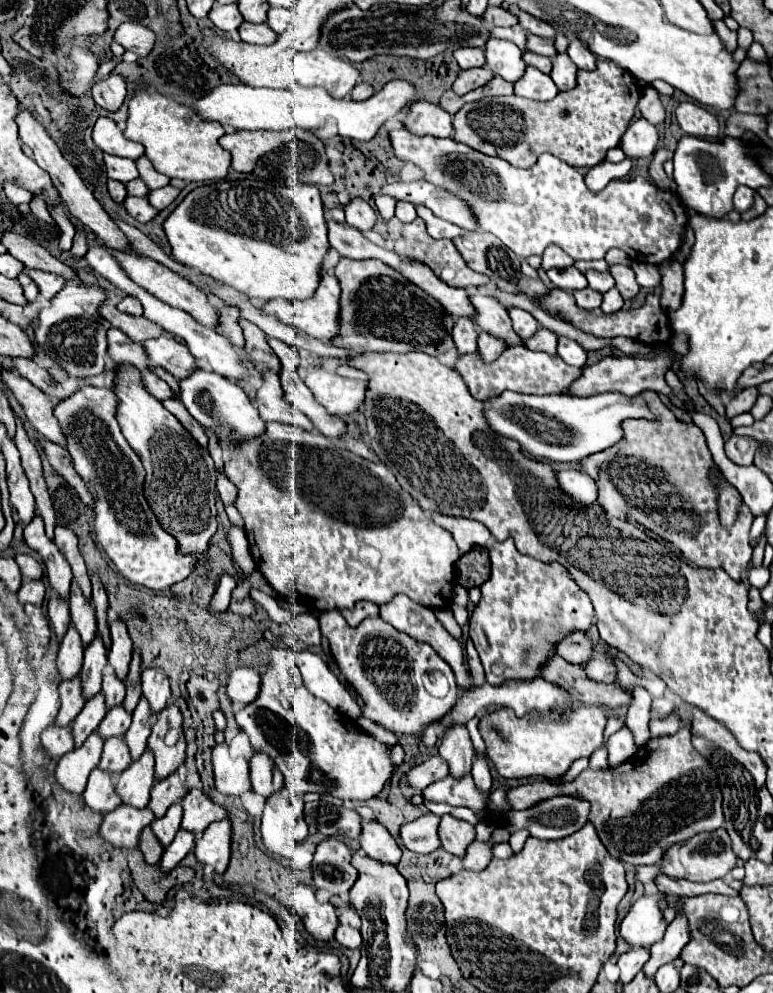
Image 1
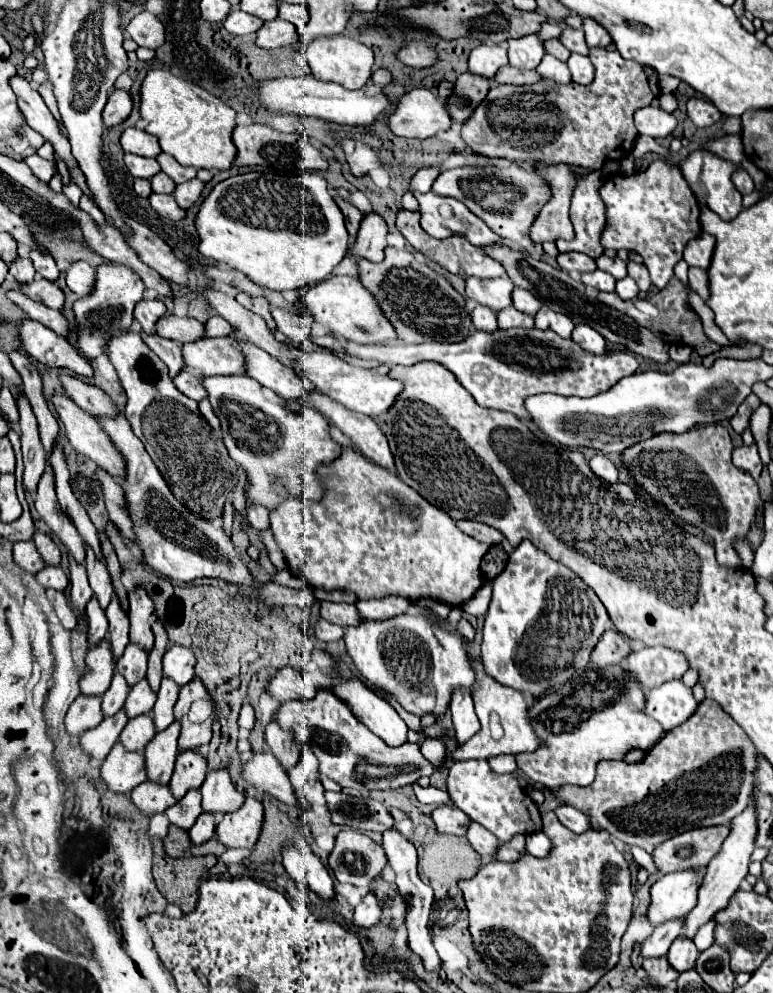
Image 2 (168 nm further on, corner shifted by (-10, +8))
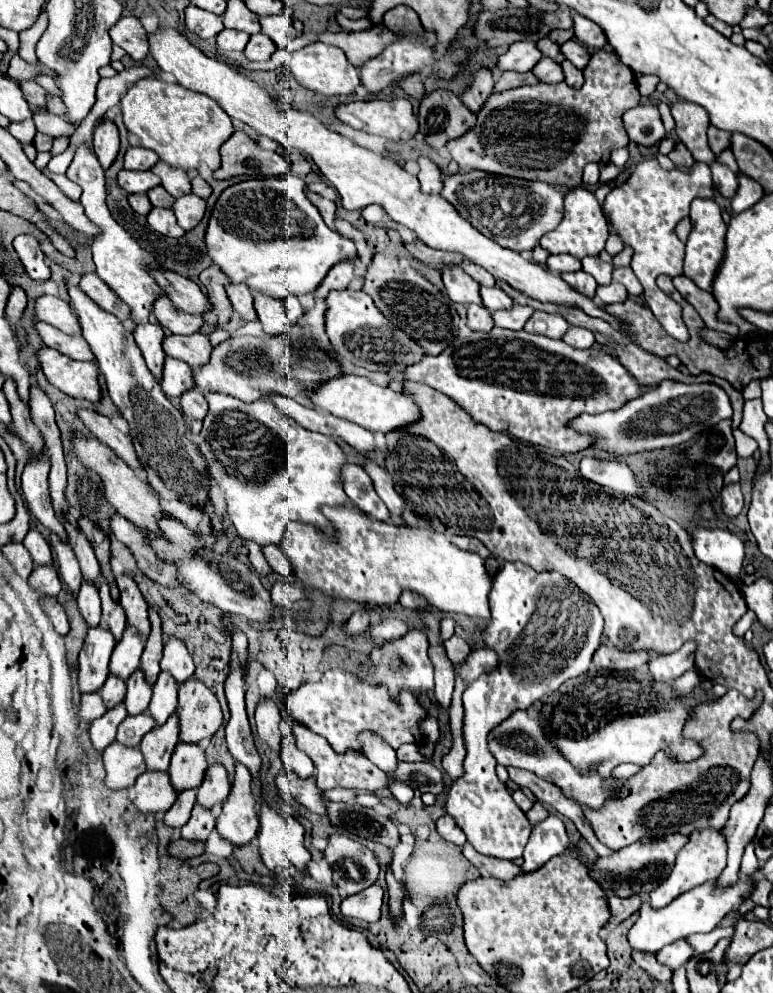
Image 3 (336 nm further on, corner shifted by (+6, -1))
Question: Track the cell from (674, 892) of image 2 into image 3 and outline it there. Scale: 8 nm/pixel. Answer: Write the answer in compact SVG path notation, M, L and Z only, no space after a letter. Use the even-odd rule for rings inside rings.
M702 828L702 830L692 830L688 836L688 842L682 846L682 850L676 856L676 864L664 884L660 884L652 894L650 894L650 904L654 908L662 908L670 904L674 898L680 894L704 884L708 878L718 878L722 870L726 868L726 836L722 828Z

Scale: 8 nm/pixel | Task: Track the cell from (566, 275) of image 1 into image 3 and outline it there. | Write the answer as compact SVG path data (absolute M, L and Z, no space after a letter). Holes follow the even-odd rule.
M558 254L558 256L550 256L546 262L548 270L554 274L564 274L564 272L578 272L582 268L580 260L570 256L570 254Z

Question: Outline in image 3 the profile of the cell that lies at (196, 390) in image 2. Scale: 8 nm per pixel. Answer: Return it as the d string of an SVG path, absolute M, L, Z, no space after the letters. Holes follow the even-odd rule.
M198 388L196 390L190 390L188 394L184 394L184 398L180 398L178 404L182 406L182 414L186 418L204 420L204 416L208 414L208 402L206 402L204 394Z

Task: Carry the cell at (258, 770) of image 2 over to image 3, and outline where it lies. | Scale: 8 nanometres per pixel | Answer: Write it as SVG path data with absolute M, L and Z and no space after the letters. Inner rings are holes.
M290 770L280 774L276 780L280 792L284 798L294 798L300 804L304 804L308 810L316 814L326 814L326 800L322 798L322 790L316 786L316 780L310 778L300 778L298 774L292 774Z

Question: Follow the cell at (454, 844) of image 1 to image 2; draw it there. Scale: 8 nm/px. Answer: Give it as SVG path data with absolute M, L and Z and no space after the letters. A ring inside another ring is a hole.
M470 821L468 825L468 831L466 831L466 839L468 843L480 853L480 855L488 855L488 857L494 857L496 853L496 847L500 845L500 841L496 839L496 835L488 833L488 829L484 829L482 825L478 825L476 821Z

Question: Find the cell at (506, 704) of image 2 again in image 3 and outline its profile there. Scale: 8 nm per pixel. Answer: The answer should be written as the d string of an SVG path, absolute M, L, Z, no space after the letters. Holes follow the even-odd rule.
M518 710L516 714L512 714L512 718L508 718L508 722L496 726L496 730L492 730L492 734L488 736L488 744L490 750L494 754L494 758L498 760L498 764L502 766L514 766L514 768L522 768L522 770L530 770L536 776L556 784L566 798L574 800L580 806L598 810L602 808L610 798L624 798L628 796L628 786L620 786L620 788L610 788L604 784L604 778L598 774L596 766L592 766L592 770L588 774L582 774L578 768L574 768L562 754L560 750L548 740L548 736L542 730L542 722L540 722L540 714L534 712L534 716L530 716L524 710Z

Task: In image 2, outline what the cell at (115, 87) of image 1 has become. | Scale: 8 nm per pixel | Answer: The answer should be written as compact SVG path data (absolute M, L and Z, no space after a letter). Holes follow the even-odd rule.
M114 89L104 107L104 125L112 127L122 123L132 113L132 95L128 89Z

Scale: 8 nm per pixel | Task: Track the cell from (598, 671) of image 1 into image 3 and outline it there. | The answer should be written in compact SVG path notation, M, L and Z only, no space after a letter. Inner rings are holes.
M690 640L678 652L652 656L648 662L648 670L652 672L652 678L656 682L672 682L674 678L680 678L686 670L694 666L694 656L696 656L696 642Z

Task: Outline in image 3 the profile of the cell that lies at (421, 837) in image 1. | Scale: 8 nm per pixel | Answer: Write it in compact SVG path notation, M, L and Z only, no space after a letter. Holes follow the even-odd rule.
M442 816L438 822L436 822L436 828L438 828L438 834L452 842L452 844L458 844L458 846L464 846L466 844L466 836L462 832L462 828L456 824L456 820L452 816Z

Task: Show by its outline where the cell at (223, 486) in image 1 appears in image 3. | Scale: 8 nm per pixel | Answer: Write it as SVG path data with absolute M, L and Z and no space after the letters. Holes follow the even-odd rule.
M264 546L264 556L268 560L268 564L282 576L292 576L294 574L294 568L290 564L290 560L284 556L284 552L278 548L278 546Z

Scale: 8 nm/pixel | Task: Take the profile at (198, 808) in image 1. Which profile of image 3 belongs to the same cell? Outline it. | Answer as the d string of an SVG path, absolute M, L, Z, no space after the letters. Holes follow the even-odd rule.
M212 764L206 770L206 778L198 788L198 804L214 808L216 804L224 802L230 794L230 780L228 772L222 764Z

